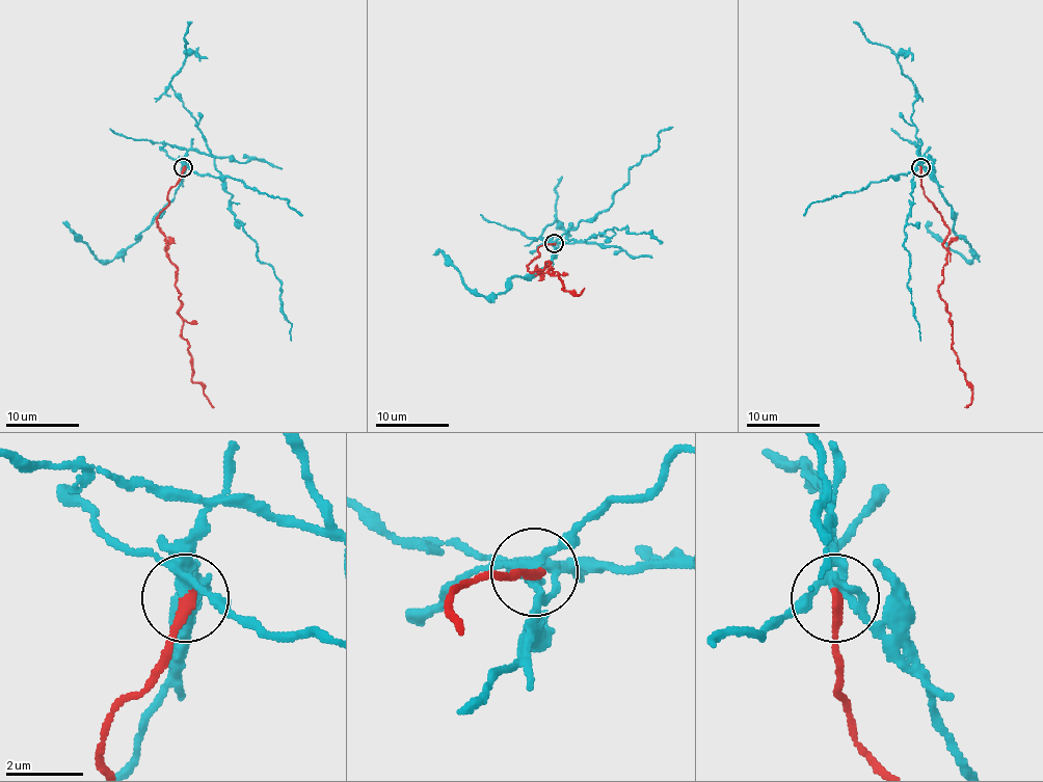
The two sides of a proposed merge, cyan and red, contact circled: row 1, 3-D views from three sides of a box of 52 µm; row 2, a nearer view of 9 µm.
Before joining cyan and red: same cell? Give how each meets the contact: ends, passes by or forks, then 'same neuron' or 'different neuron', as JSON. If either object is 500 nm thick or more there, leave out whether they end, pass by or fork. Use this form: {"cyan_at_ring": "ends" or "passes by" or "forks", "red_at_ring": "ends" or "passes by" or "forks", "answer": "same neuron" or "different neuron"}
{"cyan_at_ring": "forks", "red_at_ring": "ends", "answer": "different neuron"}

